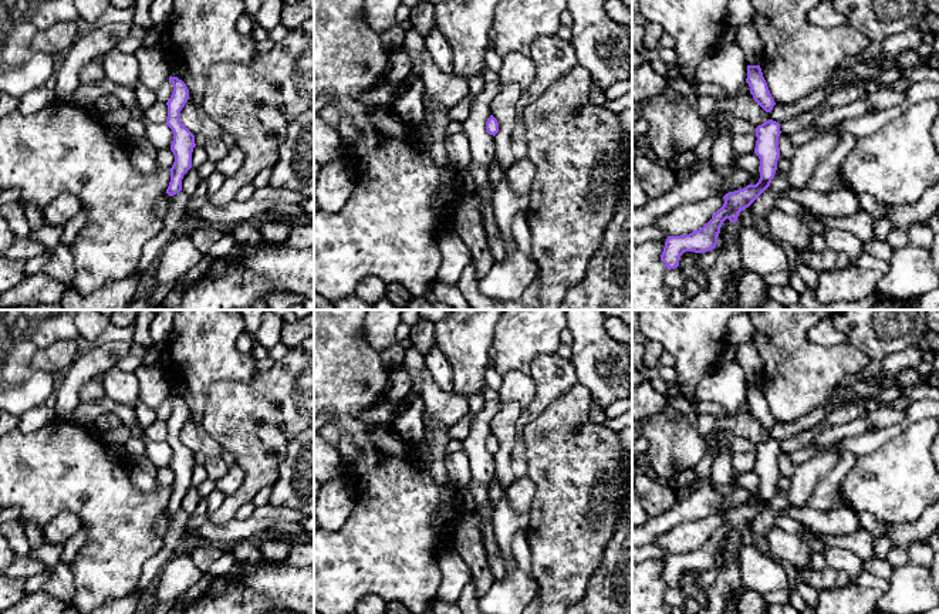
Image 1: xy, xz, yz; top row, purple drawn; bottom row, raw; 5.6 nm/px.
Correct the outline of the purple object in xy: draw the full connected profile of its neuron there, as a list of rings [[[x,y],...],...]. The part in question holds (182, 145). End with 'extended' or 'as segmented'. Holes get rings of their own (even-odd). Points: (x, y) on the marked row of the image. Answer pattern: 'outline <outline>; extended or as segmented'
outline [[[169,77],[173,85],[173,92],[168,99],[168,119],[166,125],[173,132],[173,141],[170,151],[175,155],[175,162],[170,171],[170,182],[166,189],[169,196],[173,196],[182,190],[183,175],[192,168],[192,152],[196,146],[195,135],[180,122],[180,111],[189,99],[189,90],[186,84],[178,77]]]; as segmented

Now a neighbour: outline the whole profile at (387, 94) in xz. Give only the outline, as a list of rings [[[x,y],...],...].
[[[386,82],[379,88],[361,95],[361,101],[369,105],[392,107],[393,102],[409,90],[409,82]]]

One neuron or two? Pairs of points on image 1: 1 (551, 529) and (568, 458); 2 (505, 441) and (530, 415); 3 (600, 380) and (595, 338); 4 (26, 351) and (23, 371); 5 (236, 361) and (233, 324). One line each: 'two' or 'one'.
1: one
2: two
3: one
4: one
5: one

